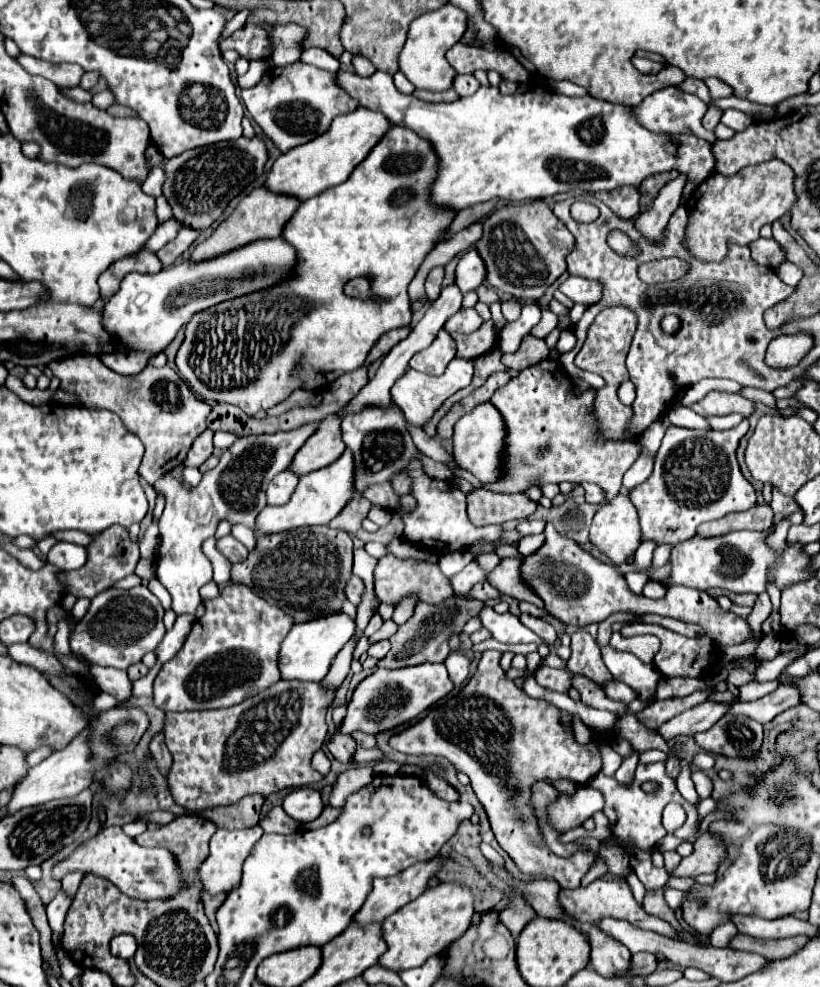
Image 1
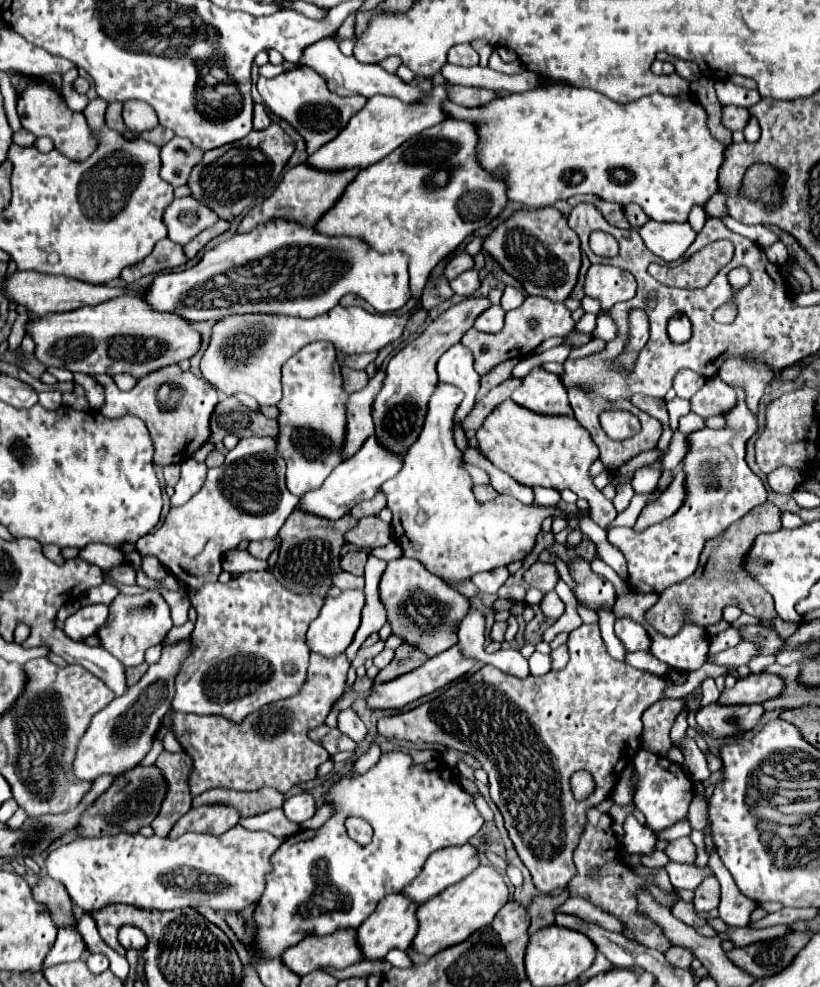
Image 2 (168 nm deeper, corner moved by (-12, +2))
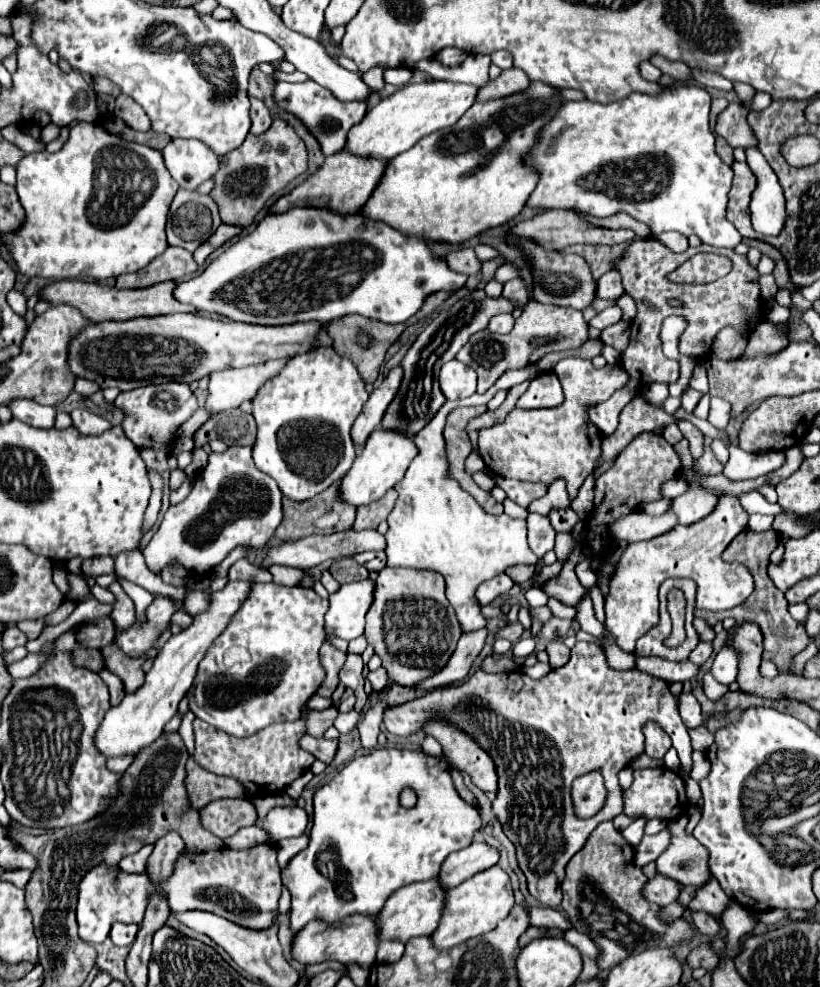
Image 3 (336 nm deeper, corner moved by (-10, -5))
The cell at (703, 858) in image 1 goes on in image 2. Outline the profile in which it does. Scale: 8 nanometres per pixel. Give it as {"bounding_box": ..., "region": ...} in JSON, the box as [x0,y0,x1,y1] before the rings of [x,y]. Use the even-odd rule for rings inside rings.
{"bounding_box":[665,861,713,889],"region":[[[669,861],[665,865],[665,869],[669,873],[669,879],[671,879],[673,887],[681,887],[681,889],[697,889],[697,885],[703,879],[713,875],[709,865],[707,867],[697,867],[695,863],[687,865],[687,863],[673,863],[673,861]]]}

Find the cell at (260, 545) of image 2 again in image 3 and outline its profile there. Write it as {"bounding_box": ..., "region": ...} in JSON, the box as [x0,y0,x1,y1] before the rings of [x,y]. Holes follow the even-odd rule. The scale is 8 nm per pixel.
{"bounding_box":[263,530,385,568],"region":[[[345,530],[345,532],[335,532],[335,534],[311,534],[307,538],[301,538],[297,542],[275,542],[269,550],[267,556],[263,560],[263,566],[269,568],[271,564],[285,564],[285,566],[297,566],[297,568],[313,568],[319,566],[327,560],[337,560],[343,556],[353,556],[365,550],[385,550],[385,536],[381,536],[377,530],[361,530],[361,532],[353,532],[353,530]]]}

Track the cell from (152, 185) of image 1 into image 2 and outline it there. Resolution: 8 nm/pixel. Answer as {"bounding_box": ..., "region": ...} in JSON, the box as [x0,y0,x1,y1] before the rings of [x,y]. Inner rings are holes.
{"bounding_box":[161,137,203,187],"region":[[[173,137],[167,145],[161,147],[161,179],[173,187],[185,185],[191,173],[191,165],[195,165],[195,161],[199,161],[201,155],[203,151],[195,149],[191,141],[183,137]]]}

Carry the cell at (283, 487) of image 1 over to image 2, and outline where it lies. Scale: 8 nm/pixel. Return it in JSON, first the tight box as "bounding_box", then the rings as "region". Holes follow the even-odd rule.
{"bounding_box":[277,341,347,497],"region":[[[315,341],[305,345],[283,365],[283,401],[277,405],[281,411],[277,419],[281,431],[277,435],[277,441],[279,441],[279,453],[287,461],[287,489],[297,497],[321,487],[327,475],[343,461],[341,443],[345,435],[347,393],[343,391],[341,383],[343,379],[335,355],[335,347],[329,341]]]}

